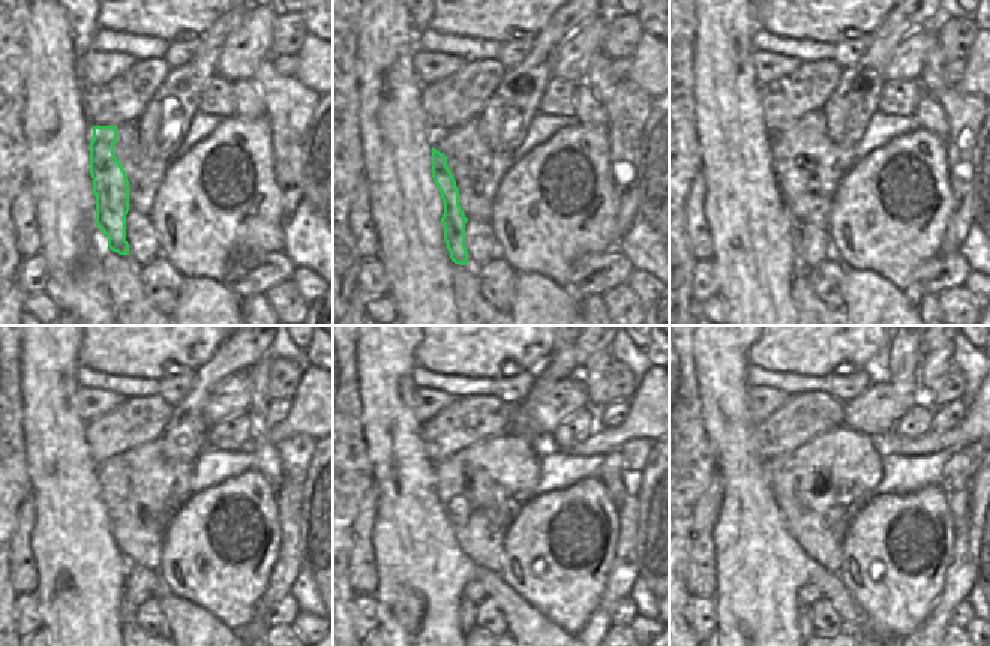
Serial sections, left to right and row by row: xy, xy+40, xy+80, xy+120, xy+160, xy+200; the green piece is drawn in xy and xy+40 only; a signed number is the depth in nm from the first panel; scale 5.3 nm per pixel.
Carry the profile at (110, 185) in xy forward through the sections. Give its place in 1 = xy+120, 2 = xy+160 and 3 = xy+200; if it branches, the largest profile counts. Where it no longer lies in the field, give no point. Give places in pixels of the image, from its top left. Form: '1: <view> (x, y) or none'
1: xy+120 (128, 609)
2: xy+160 (467, 609)
3: xy+200 (806, 627)

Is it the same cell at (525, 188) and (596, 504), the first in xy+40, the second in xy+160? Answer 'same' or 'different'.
same

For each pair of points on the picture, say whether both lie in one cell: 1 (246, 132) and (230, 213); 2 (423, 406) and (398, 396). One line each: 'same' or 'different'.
1: same
2: different

